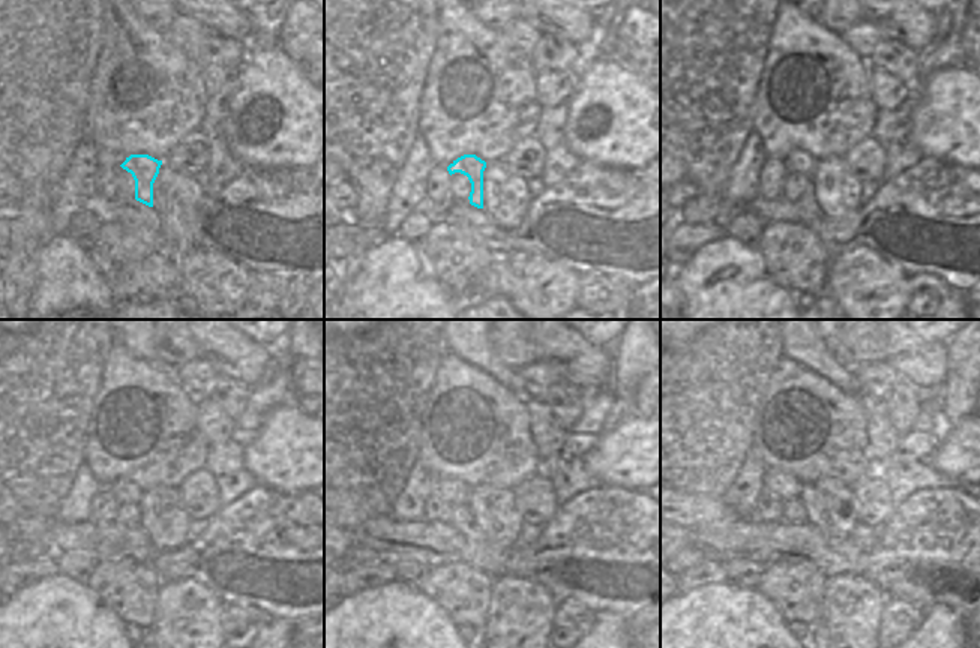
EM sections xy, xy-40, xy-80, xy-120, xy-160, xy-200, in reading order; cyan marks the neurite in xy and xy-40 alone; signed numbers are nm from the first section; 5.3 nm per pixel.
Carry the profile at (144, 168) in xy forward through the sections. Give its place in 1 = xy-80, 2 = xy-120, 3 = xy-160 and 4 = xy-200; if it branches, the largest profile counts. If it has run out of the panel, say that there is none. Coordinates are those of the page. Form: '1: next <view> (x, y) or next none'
1: next xy-80 (797, 161)
2: next xy-120 (126, 494)
3: next xy-160 (453, 491)
4: next xy-200 (781, 485)

